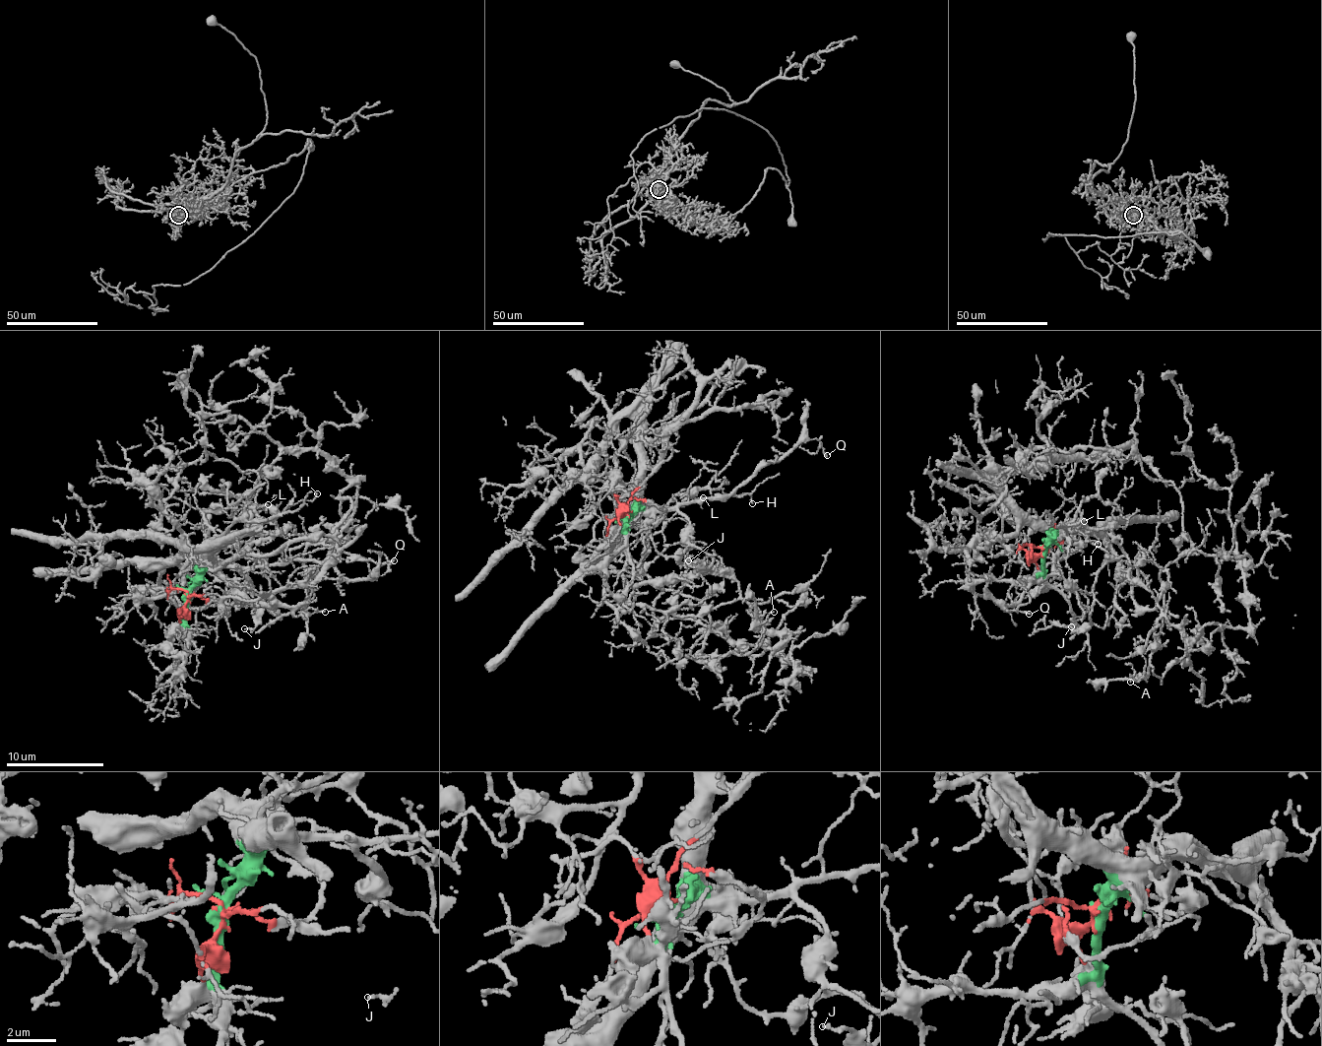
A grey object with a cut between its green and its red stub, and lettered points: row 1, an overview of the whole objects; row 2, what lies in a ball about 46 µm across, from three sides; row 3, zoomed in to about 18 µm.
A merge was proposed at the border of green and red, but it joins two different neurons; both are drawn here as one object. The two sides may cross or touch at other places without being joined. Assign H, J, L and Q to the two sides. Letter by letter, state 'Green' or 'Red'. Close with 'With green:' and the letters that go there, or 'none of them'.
H: Green
J: Red
L: Green
Q: Green
With green: H, L, Q

